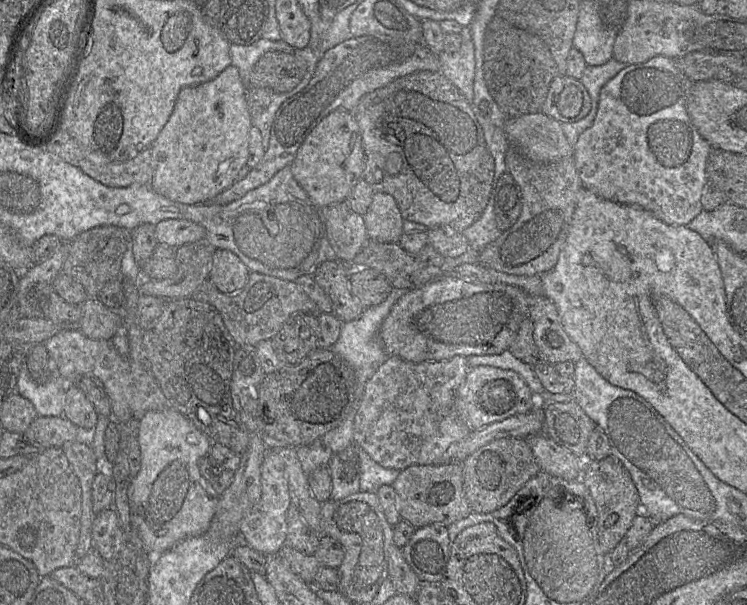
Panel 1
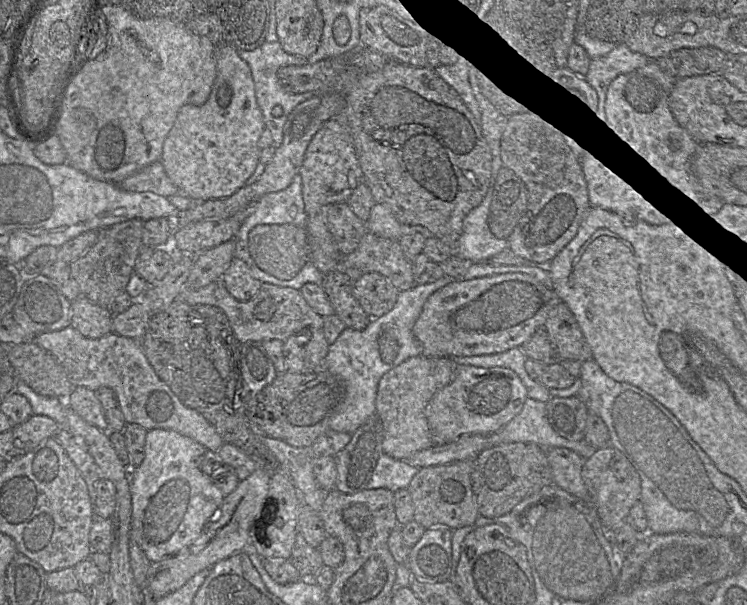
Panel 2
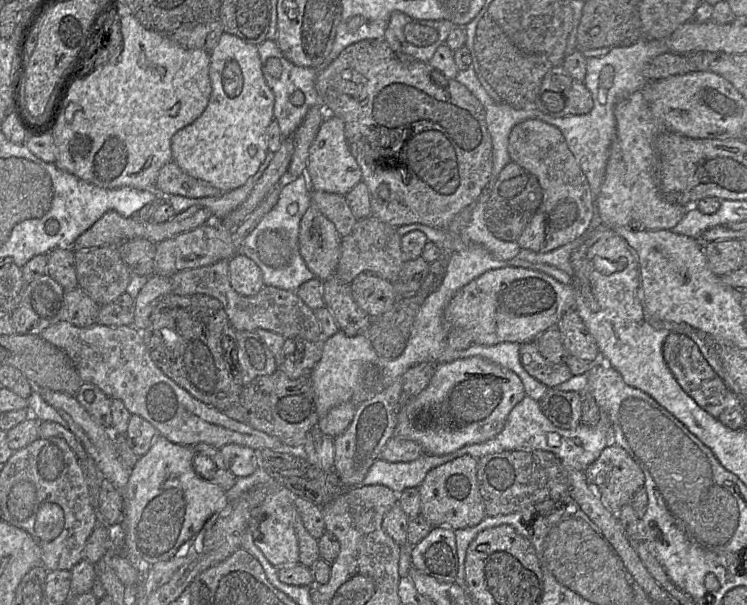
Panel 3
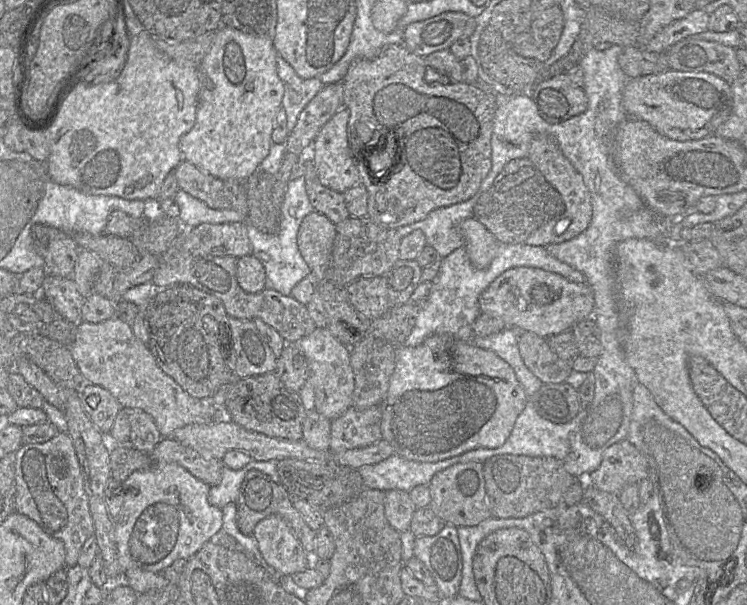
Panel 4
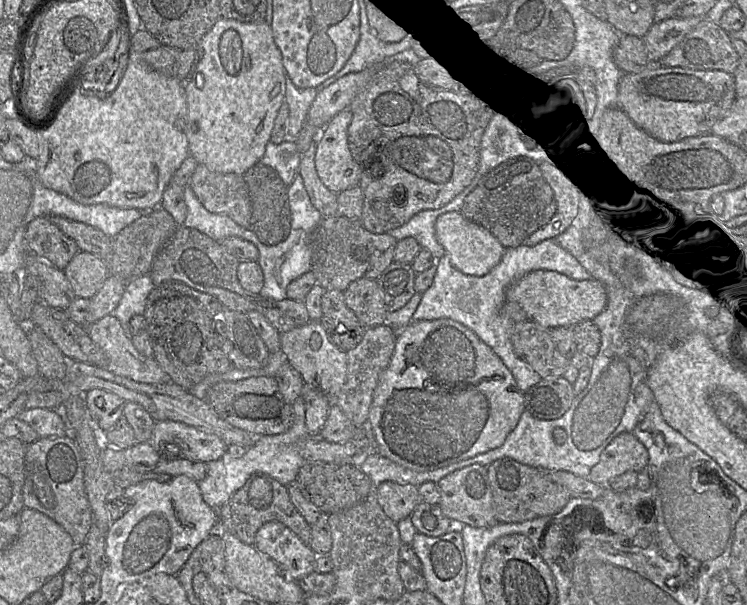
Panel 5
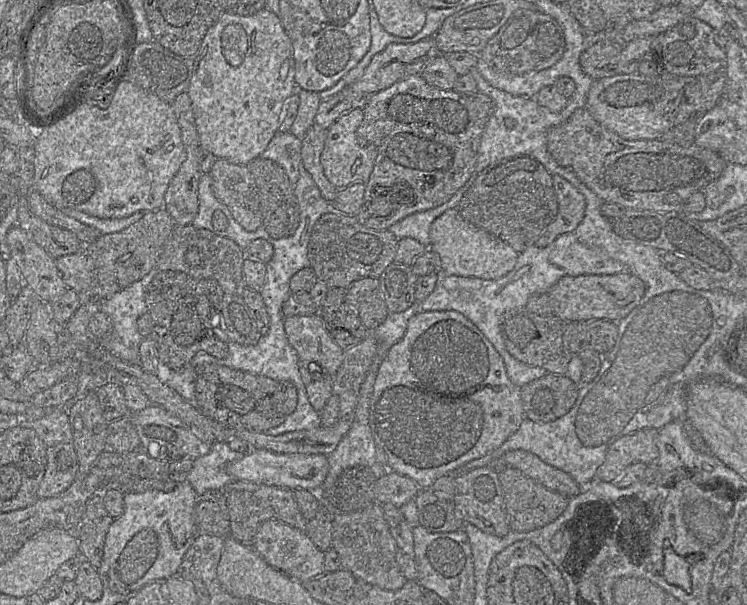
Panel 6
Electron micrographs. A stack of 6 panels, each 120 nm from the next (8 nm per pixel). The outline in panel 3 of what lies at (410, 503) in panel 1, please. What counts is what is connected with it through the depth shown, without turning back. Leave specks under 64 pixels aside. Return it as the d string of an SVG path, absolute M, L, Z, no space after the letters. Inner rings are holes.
M464 455L431 469L418 487L420 494L420 515L434 527L450 527L452 530L476 526L487 515L477 478L478 460Z

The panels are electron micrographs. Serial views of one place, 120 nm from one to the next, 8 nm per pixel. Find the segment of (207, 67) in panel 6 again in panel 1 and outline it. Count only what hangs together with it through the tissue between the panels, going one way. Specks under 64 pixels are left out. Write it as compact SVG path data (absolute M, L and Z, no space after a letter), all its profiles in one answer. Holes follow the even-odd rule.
M228 66L211 81L182 88L168 122L151 146L154 175L150 187L168 199L182 204L195 205L213 200L236 182L238 173L246 165L251 127L247 87L235 66Z

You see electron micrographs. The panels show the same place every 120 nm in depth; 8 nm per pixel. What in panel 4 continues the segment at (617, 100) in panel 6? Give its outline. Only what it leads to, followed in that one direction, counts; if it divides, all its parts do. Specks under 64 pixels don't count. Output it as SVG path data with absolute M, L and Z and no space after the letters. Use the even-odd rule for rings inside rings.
M664 72L628 79L622 103L629 118L647 122L661 135L677 141L713 136L731 114L731 86L724 79L707 72Z

